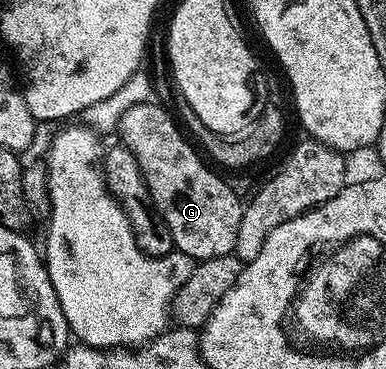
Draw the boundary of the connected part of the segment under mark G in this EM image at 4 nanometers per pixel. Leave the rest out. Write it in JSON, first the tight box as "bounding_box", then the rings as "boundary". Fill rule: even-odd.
{"bounding_box":[117,101,243,260],"boundary":[[[155,101],[128,109],[118,124],[117,137],[122,137],[119,138],[121,145],[127,146],[132,156],[136,156],[148,184],[150,202],[172,232],[174,250],[195,260],[234,254],[243,199],[238,199],[237,192],[202,163],[203,155],[180,129],[175,115],[171,111],[170,115],[160,105]]]}

